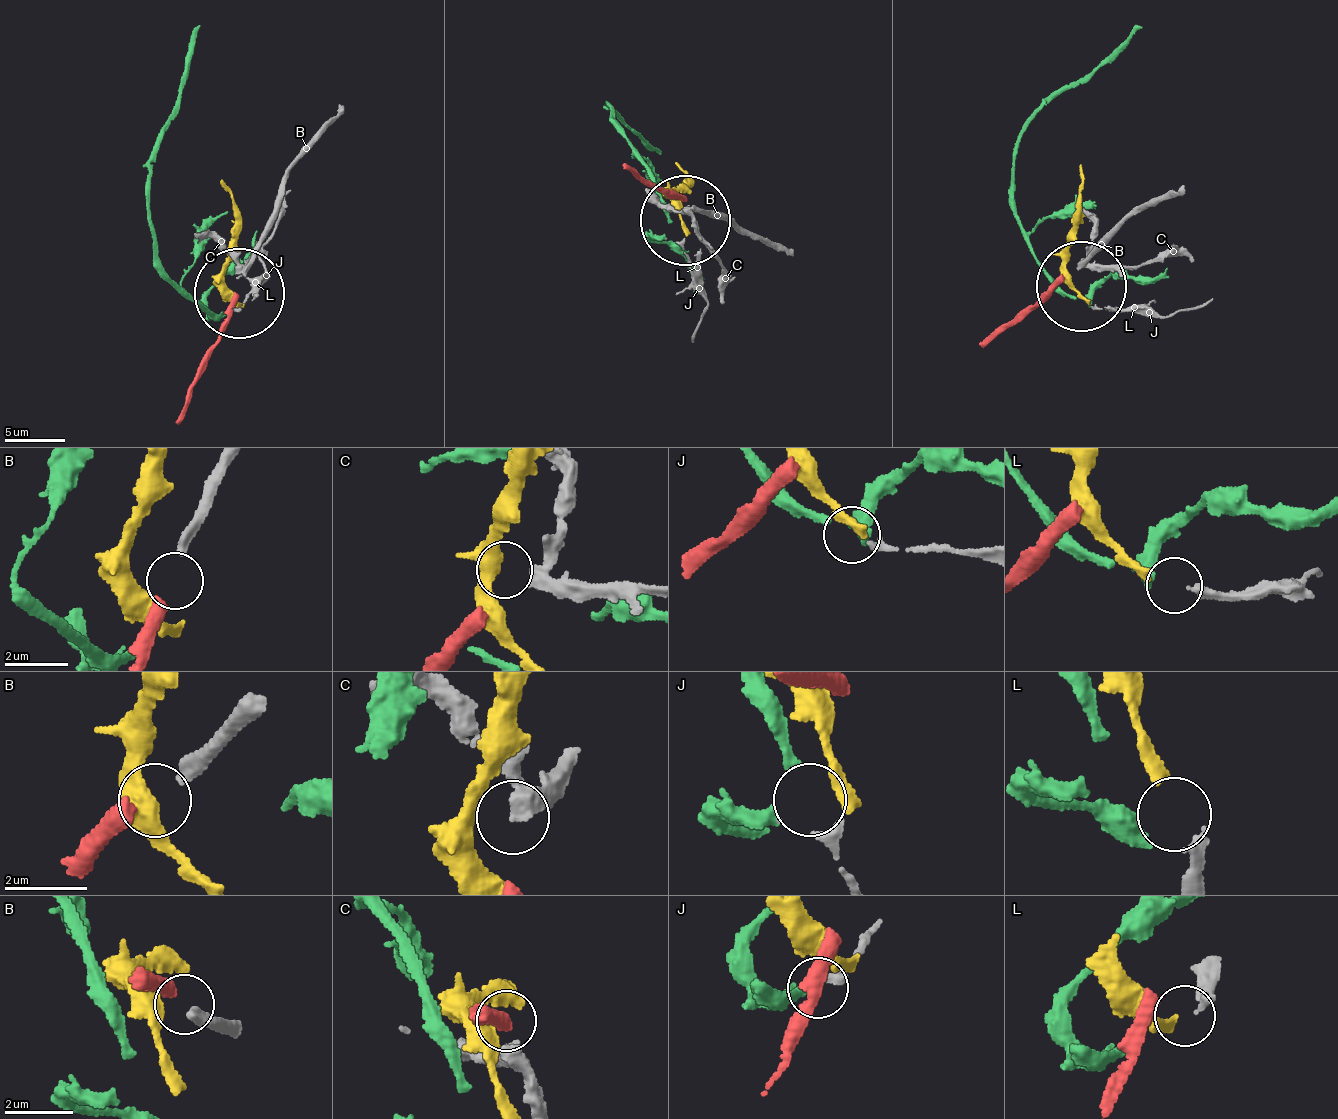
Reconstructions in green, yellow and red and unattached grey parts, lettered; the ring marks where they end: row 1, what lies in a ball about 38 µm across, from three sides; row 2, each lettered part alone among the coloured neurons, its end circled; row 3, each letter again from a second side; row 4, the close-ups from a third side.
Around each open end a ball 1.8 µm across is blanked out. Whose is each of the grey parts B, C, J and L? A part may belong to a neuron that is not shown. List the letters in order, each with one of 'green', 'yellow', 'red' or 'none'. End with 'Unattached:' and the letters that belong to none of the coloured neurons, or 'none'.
B: red
C: none
J: green
L: yellow
Unattached: C

